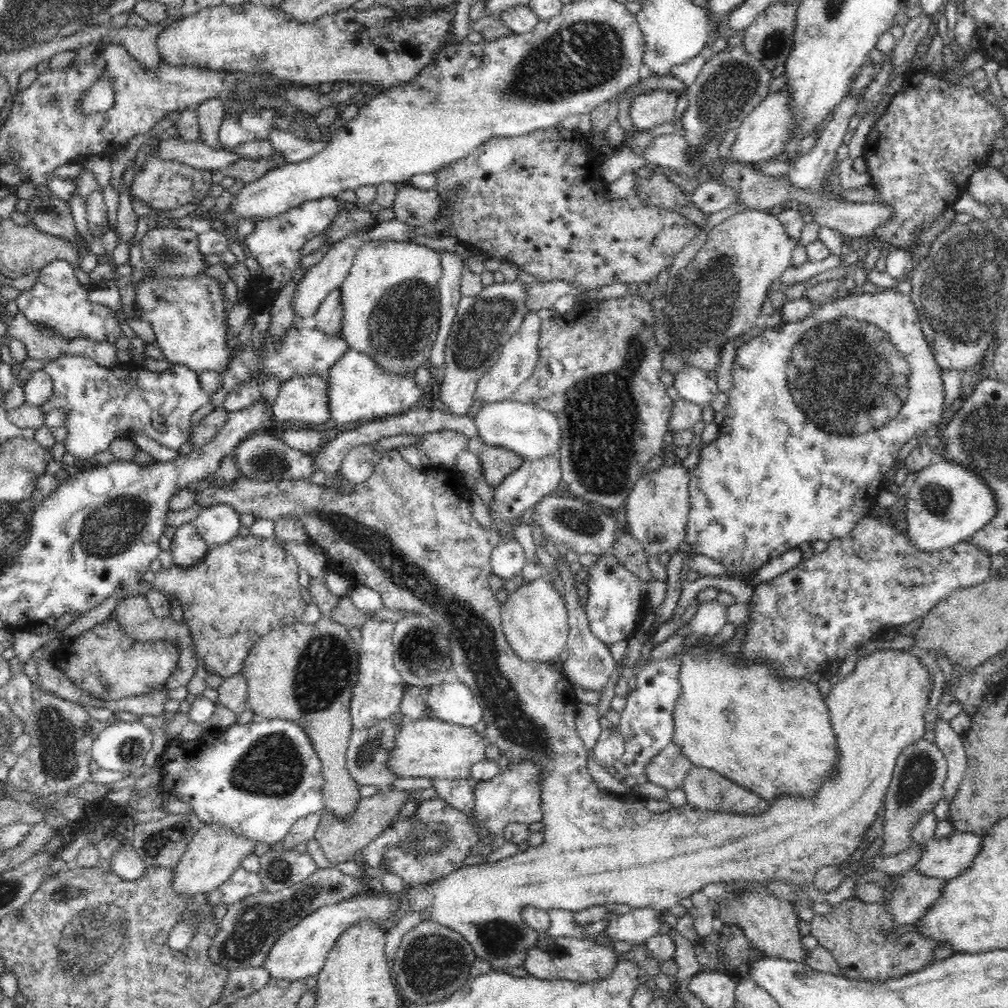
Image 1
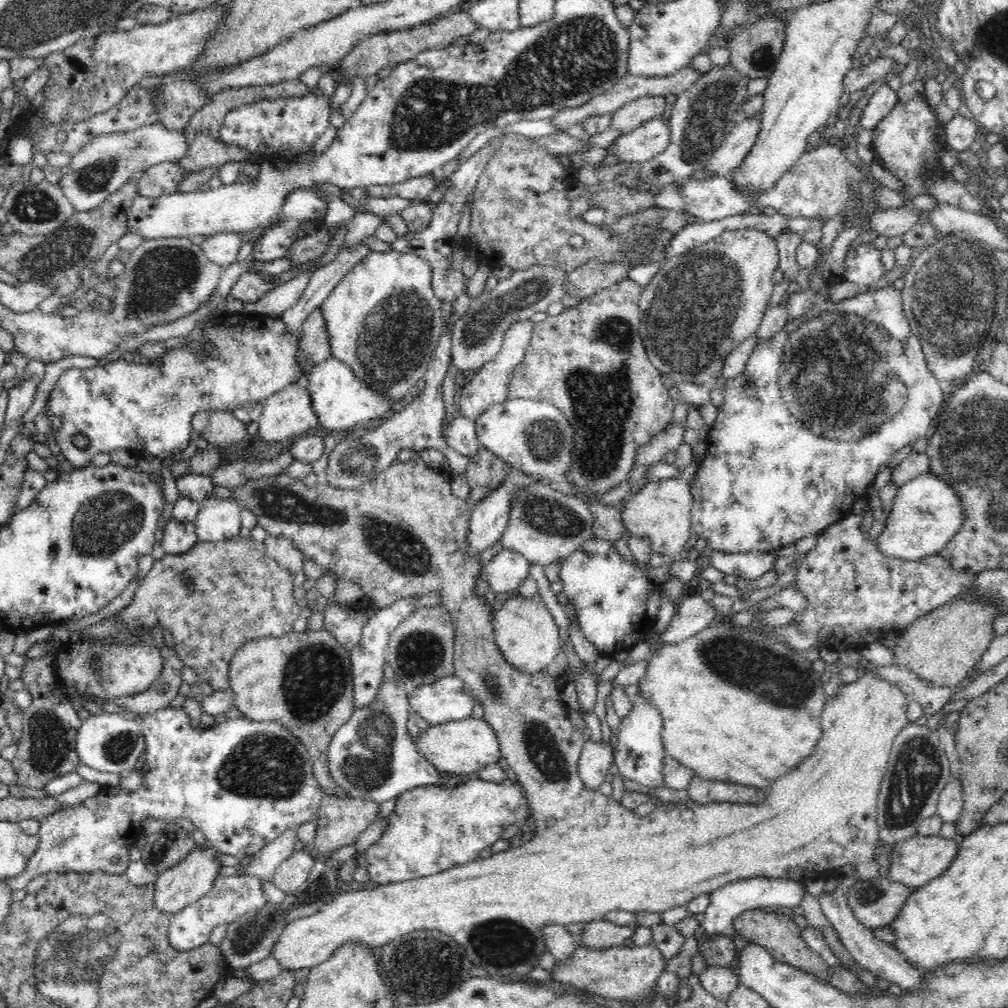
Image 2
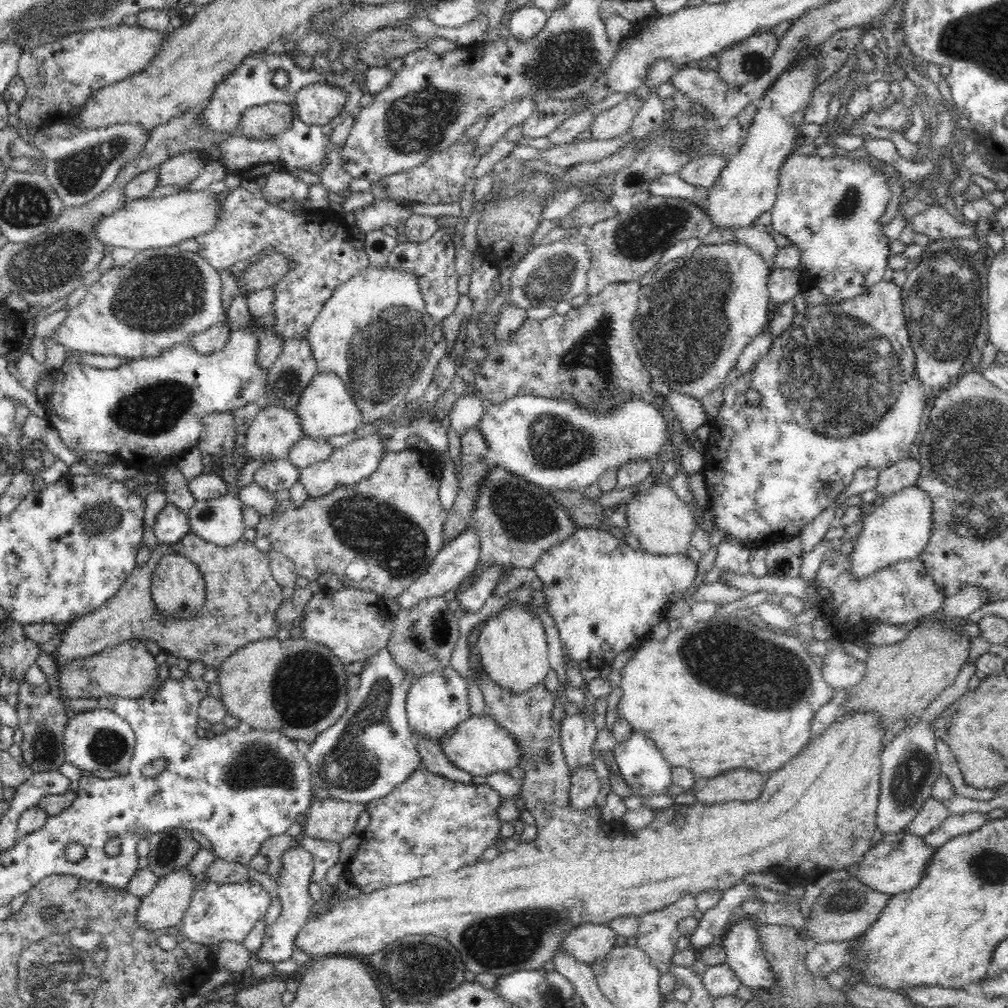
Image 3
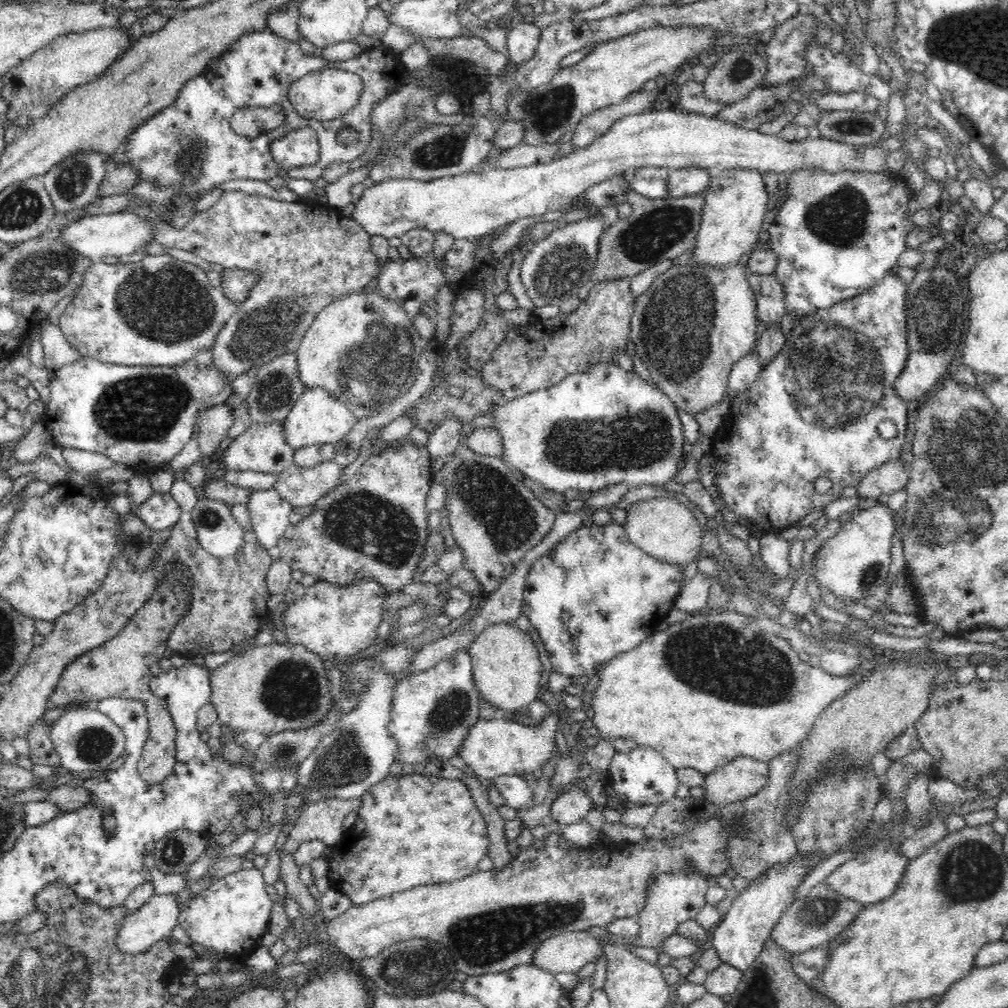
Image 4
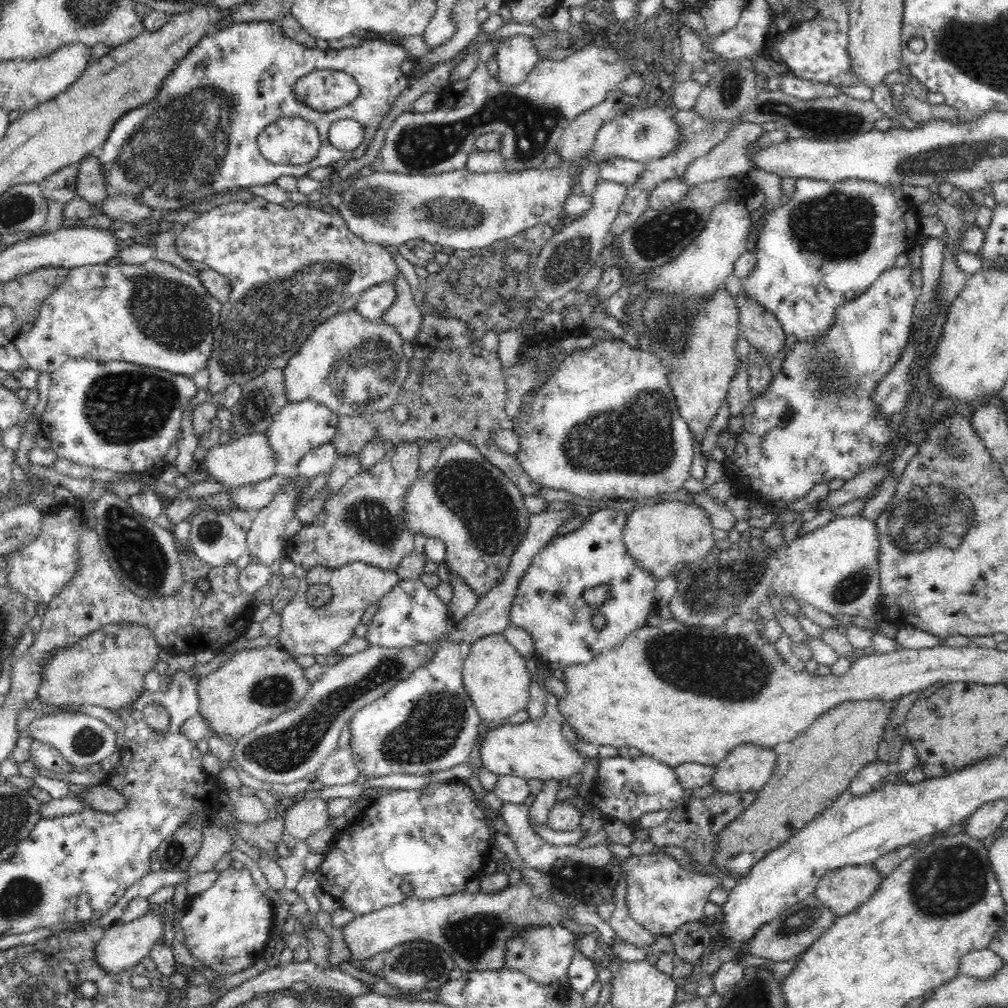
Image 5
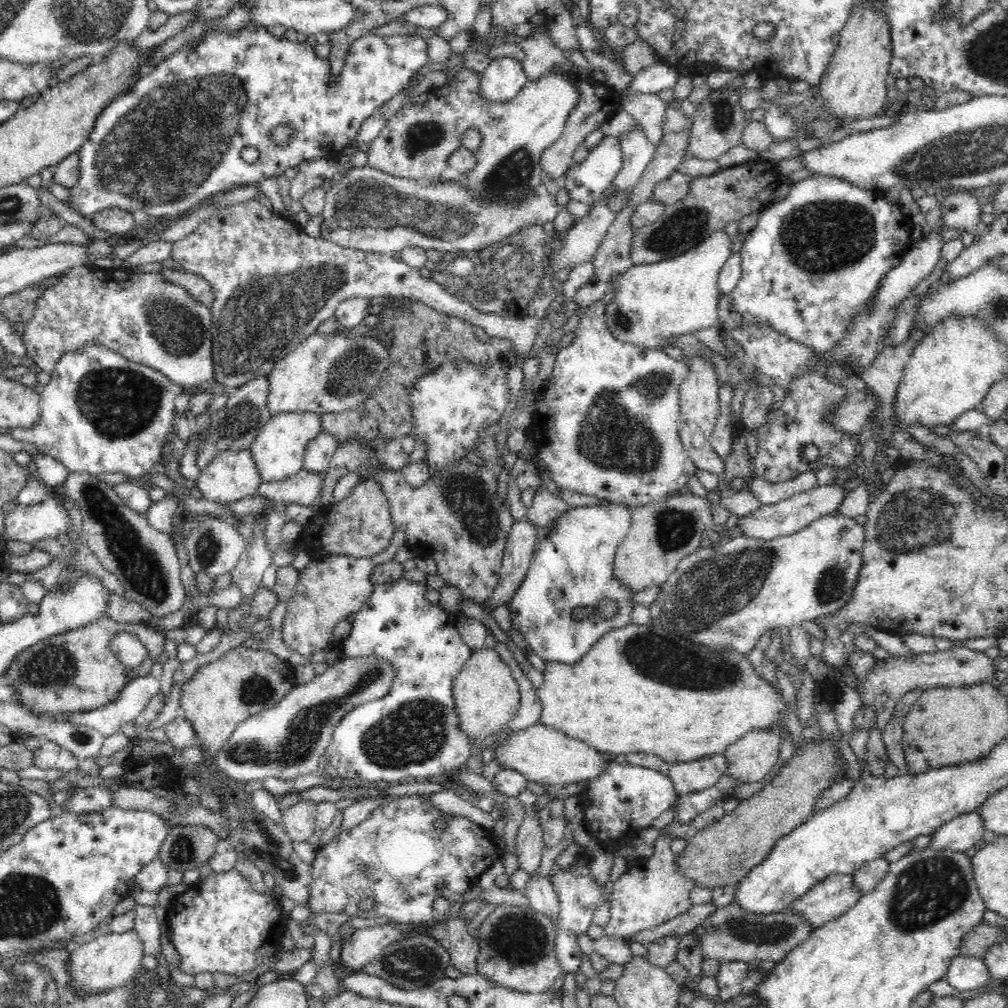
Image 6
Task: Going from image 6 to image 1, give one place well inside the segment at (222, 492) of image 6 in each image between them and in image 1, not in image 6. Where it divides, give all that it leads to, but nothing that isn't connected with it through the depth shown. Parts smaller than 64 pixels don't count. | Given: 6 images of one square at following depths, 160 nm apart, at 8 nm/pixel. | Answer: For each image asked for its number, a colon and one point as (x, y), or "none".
1: (304, 399)
2: (289, 412)
3: (275, 429)
4: (261, 447)
5: (248, 459)

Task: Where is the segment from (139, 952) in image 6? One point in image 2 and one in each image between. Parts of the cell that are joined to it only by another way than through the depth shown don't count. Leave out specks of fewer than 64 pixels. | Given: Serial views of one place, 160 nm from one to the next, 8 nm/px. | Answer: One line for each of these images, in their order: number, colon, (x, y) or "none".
2: (186, 882)
3: (164, 907)
4: (155, 921)
5: (123, 945)

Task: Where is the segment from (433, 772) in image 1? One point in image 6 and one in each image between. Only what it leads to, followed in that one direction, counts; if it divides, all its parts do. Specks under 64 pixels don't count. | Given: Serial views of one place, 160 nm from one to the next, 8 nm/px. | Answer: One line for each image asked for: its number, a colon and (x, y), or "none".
2: (454, 748)
3: (480, 746)
4: (492, 749)
5: (537, 749)
6: (546, 756)

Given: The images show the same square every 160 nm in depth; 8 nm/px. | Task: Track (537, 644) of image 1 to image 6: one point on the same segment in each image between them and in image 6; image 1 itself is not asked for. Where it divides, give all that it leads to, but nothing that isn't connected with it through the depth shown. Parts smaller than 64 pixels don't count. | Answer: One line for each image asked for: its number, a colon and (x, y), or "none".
2: (524, 630)
3: (513, 647)
4: (506, 668)
5: (495, 676)
6: (487, 697)

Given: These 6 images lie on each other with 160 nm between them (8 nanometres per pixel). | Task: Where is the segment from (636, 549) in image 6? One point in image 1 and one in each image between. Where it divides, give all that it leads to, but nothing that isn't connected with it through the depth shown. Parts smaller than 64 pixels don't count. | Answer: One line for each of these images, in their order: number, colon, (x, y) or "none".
1: (657, 509)
2: (661, 511)
3: (663, 524)
4: (662, 527)
5: (665, 537)

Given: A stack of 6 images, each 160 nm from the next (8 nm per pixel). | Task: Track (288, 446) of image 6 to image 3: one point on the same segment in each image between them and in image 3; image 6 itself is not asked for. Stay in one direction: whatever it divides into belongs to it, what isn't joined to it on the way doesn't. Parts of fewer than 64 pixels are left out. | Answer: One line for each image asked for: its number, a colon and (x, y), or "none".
3: (325, 408)
4: (317, 417)
5: (297, 428)

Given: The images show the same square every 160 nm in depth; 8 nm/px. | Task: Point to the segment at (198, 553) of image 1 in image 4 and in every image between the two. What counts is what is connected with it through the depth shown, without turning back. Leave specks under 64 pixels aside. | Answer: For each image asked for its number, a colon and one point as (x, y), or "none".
2: (178, 537)
3: (171, 524)
4: (160, 511)

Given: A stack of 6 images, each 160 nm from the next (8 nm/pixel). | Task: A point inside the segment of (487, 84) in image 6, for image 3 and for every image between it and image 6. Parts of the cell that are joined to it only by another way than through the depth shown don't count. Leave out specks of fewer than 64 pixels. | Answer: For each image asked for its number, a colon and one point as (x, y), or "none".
3: (526, 22)
4: (522, 40)
5: (516, 57)

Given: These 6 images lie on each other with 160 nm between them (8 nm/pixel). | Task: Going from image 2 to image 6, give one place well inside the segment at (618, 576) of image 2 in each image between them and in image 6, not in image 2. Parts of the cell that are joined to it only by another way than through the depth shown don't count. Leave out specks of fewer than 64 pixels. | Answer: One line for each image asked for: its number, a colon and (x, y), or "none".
3: (605, 597)
4: (610, 595)
5: (548, 604)
6: (577, 557)

